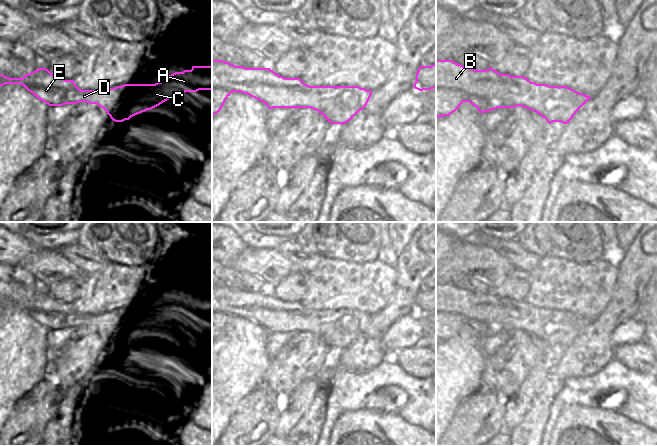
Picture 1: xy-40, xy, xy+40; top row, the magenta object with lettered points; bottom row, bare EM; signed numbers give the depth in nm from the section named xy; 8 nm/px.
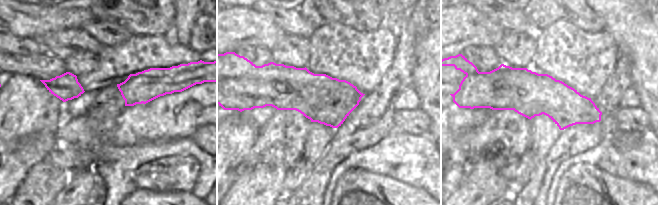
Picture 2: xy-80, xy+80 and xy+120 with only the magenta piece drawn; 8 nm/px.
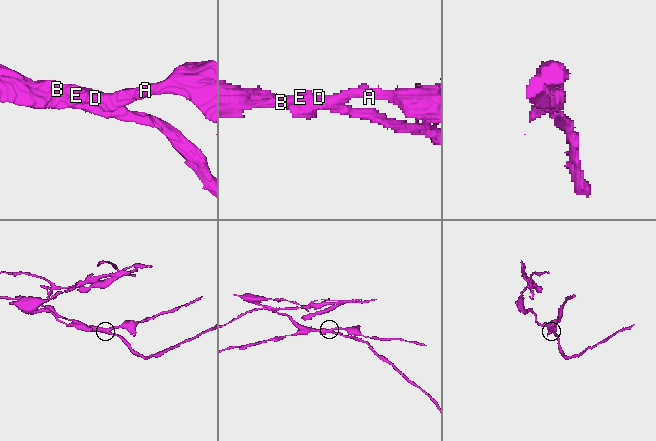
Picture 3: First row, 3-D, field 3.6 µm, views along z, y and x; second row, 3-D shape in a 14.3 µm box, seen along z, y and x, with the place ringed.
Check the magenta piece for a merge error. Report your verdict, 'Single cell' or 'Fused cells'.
Fused cells.

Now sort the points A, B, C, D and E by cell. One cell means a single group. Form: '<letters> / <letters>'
A B C / D E

